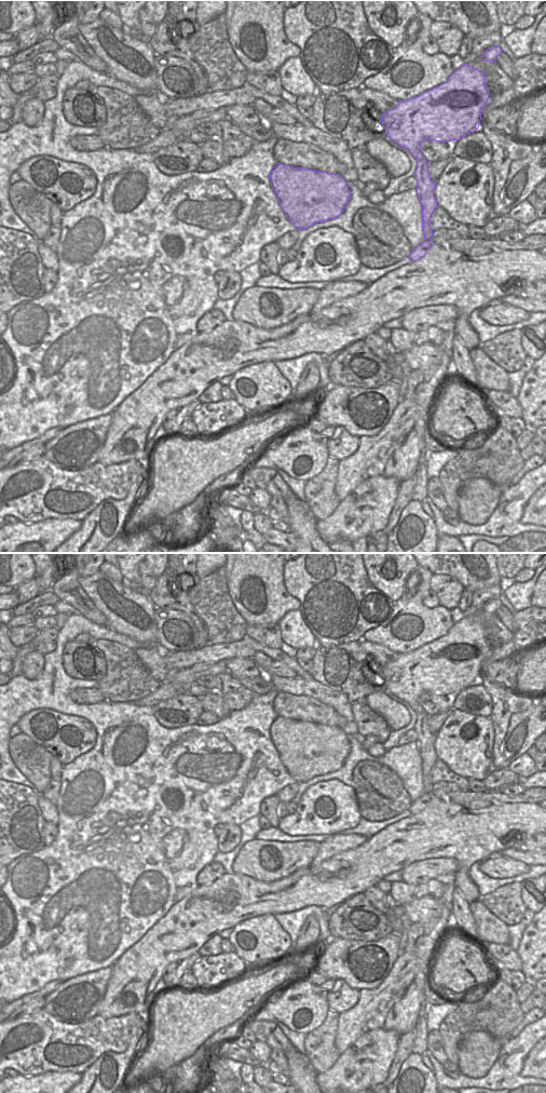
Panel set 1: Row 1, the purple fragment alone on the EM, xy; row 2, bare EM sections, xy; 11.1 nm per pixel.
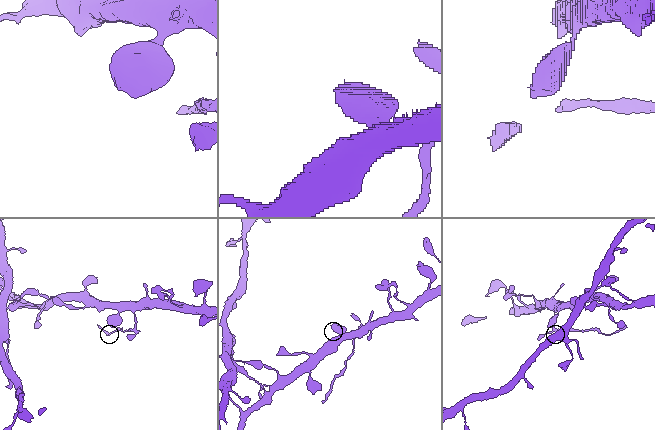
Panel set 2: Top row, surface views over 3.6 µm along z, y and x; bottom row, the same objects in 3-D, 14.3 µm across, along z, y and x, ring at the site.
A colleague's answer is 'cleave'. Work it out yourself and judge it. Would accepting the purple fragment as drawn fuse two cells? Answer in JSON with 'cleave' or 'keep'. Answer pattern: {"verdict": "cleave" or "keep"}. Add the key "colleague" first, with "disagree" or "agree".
{"colleague": "agree", "verdict": "cleave"}

